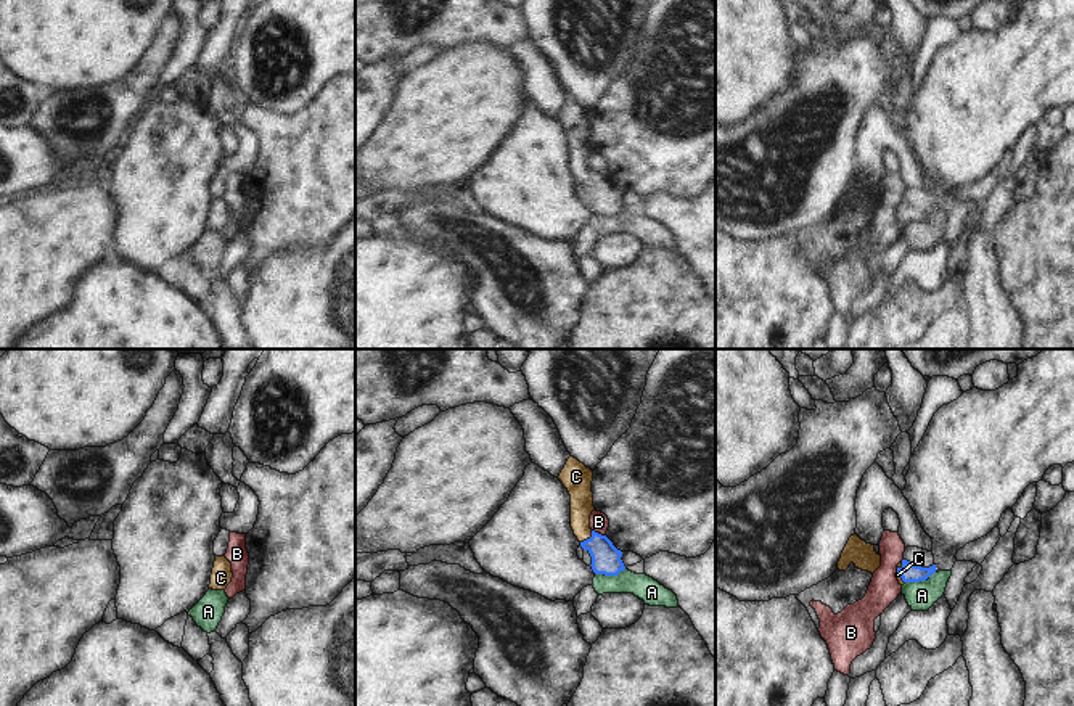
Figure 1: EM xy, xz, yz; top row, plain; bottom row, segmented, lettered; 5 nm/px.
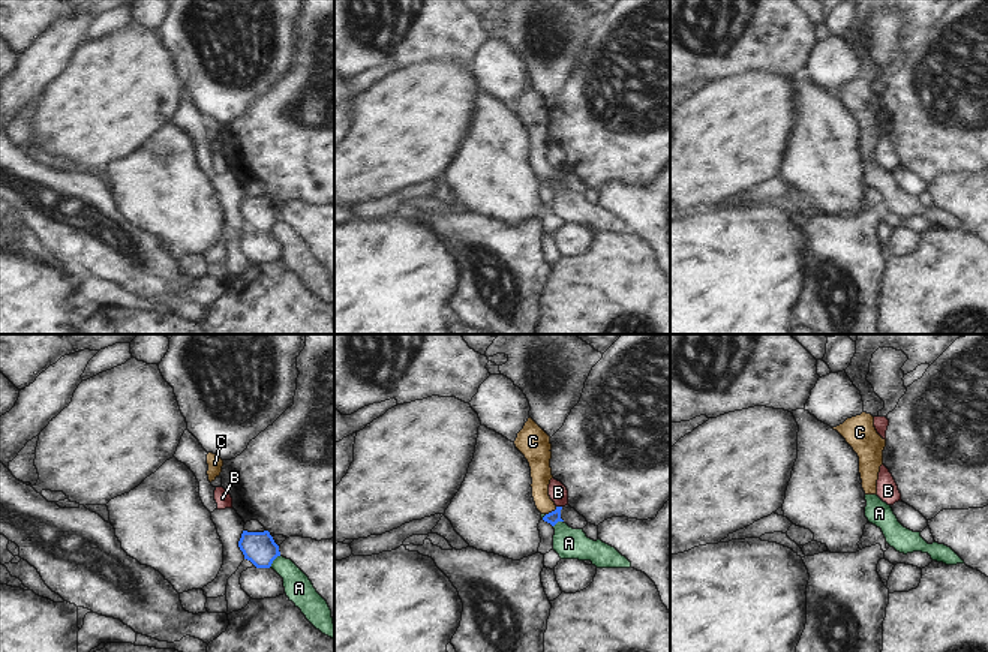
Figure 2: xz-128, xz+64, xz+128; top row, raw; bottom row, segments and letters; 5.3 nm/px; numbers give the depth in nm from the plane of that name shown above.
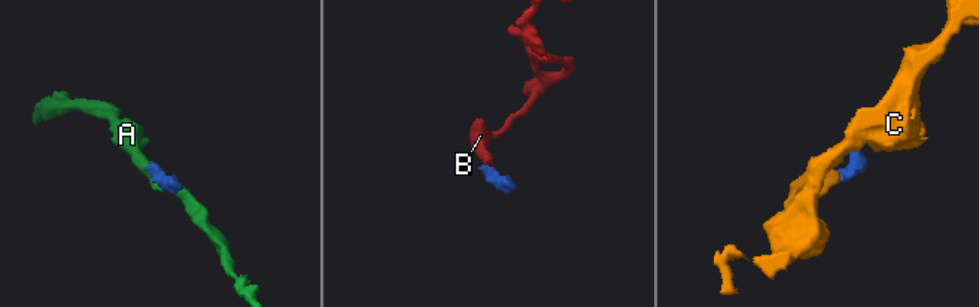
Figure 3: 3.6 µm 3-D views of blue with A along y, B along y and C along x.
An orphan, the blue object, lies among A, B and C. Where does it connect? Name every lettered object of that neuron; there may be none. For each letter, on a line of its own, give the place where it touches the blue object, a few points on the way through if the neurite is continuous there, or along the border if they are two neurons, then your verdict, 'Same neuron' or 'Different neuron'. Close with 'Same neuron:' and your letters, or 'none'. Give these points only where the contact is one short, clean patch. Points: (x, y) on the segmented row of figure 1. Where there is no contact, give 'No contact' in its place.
A: Touches blue at xz (610, 574). Different neuron
B: Touches blue at xz (597, 533). Boundary: xz (592, 529), (605, 536). Different neuron
C: Touches blue at xz (587, 539). Path across: xz (606, 560), (587, 539), (581, 528), (581, 492). Same neuron
Same neuron: C

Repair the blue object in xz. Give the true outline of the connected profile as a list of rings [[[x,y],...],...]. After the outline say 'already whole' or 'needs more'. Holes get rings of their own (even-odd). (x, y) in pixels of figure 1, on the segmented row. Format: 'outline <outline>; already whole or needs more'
outline [[[569,457],[558,479],[571,495],[571,527],[580,547],[592,556],[590,566],[593,573],[617,576],[625,569],[621,560],[622,552],[606,536],[590,529],[590,515],[595,510],[592,492],[593,471],[577,458]]]; needs more

